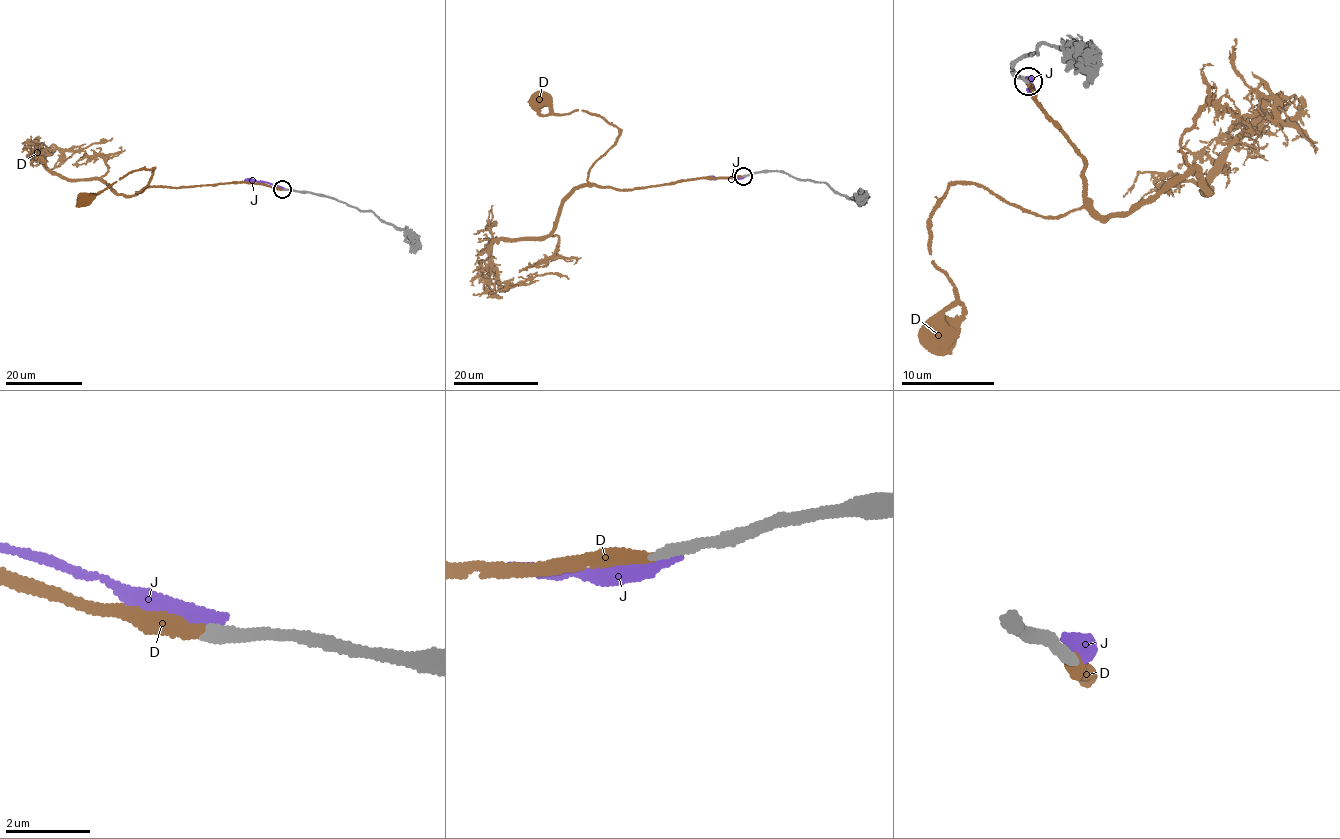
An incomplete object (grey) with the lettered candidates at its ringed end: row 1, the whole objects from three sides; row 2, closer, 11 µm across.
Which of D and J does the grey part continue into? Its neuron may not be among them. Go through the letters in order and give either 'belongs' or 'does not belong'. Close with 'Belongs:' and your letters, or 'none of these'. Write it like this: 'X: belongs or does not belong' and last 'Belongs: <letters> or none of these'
D: belongs
J: does not belong
Belongs: D

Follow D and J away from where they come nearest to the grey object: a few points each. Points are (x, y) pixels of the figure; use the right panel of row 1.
D: (1029, 82), (1087, 185), (1079, 208), (1052, 217), (950, 186), (929, 227), (934, 263), (955, 290), (942, 335)
J: (1026, 79), (1030, 83), (1031, 79), (1027, 80), (1035, 93), (1032, 93)

